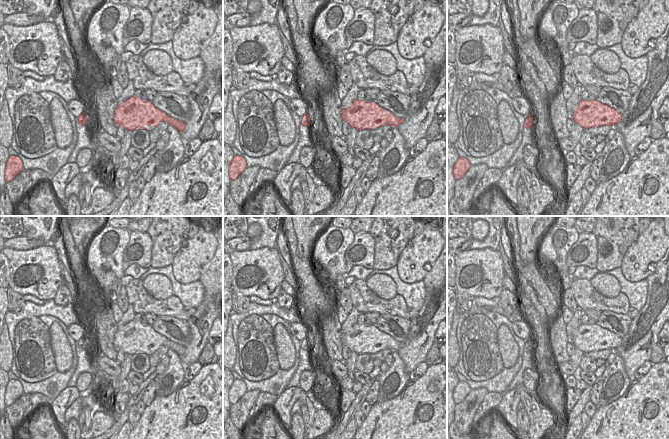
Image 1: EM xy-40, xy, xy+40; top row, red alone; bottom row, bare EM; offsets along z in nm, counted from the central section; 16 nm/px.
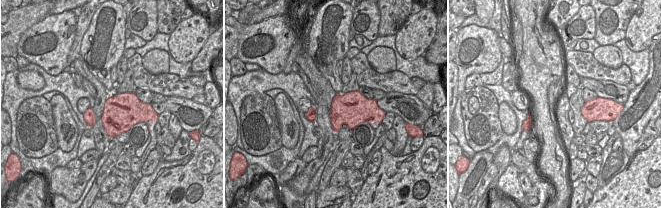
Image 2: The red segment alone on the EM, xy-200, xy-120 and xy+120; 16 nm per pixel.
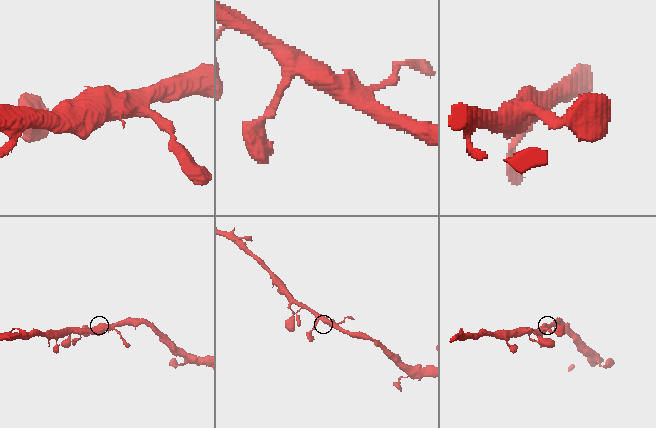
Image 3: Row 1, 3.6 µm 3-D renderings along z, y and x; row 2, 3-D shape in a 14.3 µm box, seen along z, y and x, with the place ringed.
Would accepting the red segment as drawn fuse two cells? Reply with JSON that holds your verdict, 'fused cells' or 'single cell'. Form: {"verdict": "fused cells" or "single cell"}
{"verdict": "single cell"}

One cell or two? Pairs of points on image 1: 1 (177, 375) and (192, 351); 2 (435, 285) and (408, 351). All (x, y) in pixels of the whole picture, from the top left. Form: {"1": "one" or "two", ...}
{"1": "two", "2": "one"}

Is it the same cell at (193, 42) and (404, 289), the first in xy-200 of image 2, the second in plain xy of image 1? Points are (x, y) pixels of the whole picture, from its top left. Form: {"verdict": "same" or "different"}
{"verdict": "different"}

